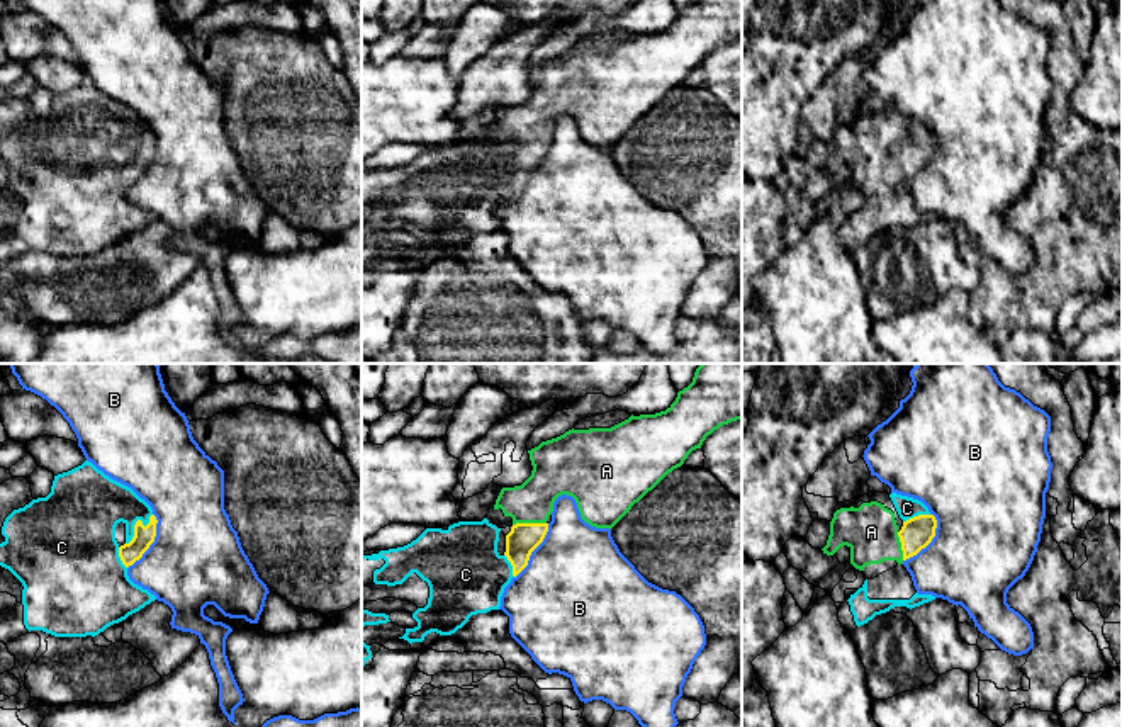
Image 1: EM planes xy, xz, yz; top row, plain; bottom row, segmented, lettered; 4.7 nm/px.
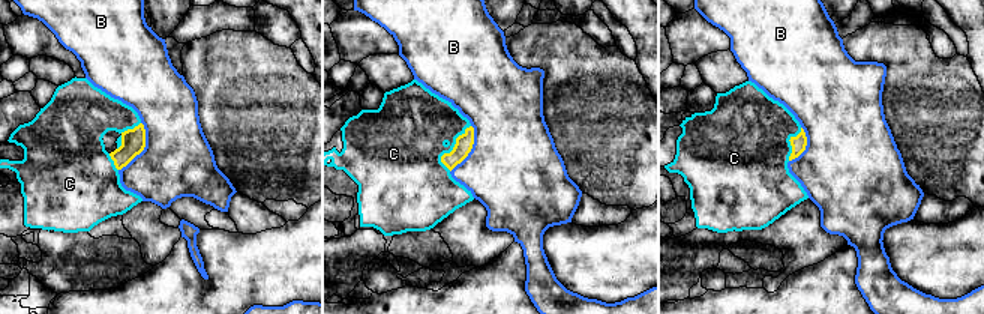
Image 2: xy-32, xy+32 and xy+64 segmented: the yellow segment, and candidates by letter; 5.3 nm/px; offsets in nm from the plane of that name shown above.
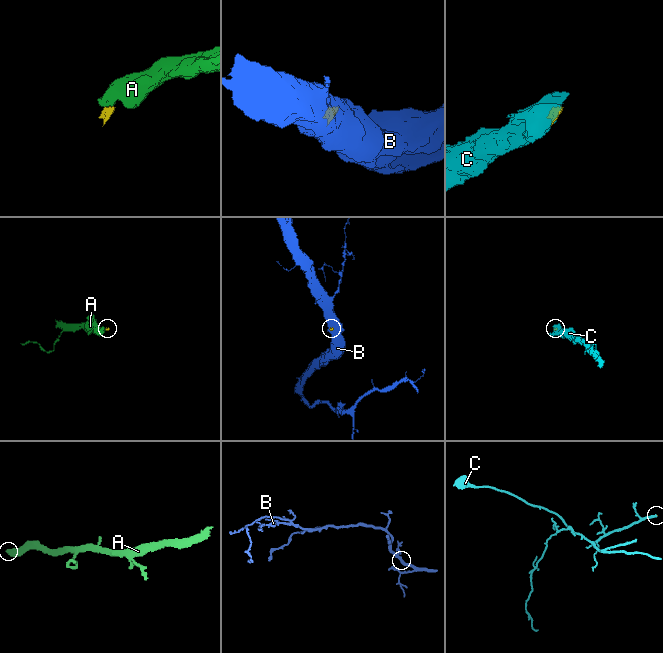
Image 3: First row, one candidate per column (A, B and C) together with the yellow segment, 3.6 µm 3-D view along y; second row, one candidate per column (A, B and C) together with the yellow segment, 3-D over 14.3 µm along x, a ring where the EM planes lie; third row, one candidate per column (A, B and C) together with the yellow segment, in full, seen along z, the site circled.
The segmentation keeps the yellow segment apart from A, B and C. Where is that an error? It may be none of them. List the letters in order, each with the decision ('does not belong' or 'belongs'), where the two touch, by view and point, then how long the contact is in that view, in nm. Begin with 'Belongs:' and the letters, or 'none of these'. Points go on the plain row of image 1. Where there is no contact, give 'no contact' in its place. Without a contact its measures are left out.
Belongs: A, C
A: belongs; contact xz (528, 143); length 160 nm
B: does not belong; contact xy (153, 160); length 300 nm
C: belongs; contact xy (136, 143); length 200 nm

